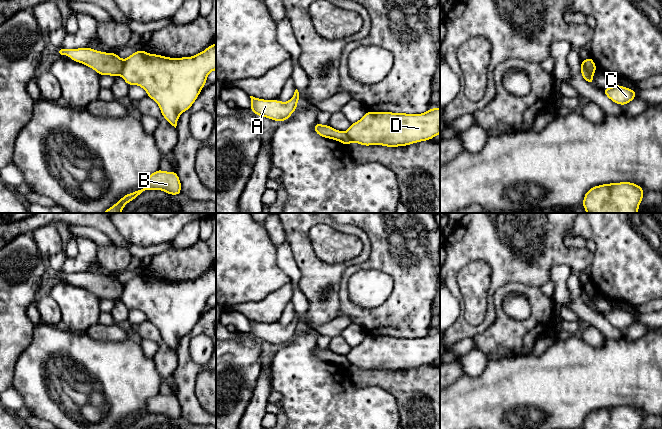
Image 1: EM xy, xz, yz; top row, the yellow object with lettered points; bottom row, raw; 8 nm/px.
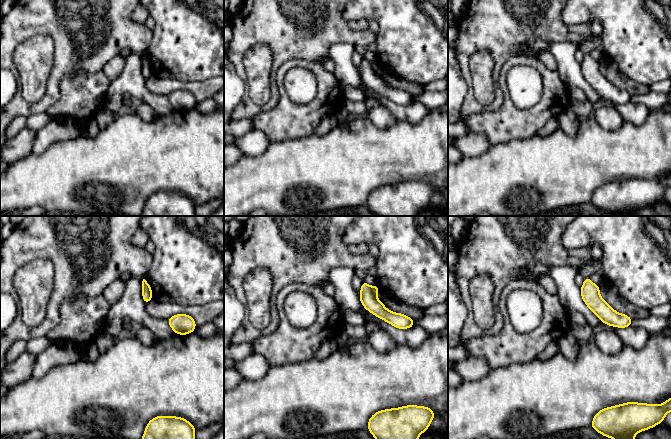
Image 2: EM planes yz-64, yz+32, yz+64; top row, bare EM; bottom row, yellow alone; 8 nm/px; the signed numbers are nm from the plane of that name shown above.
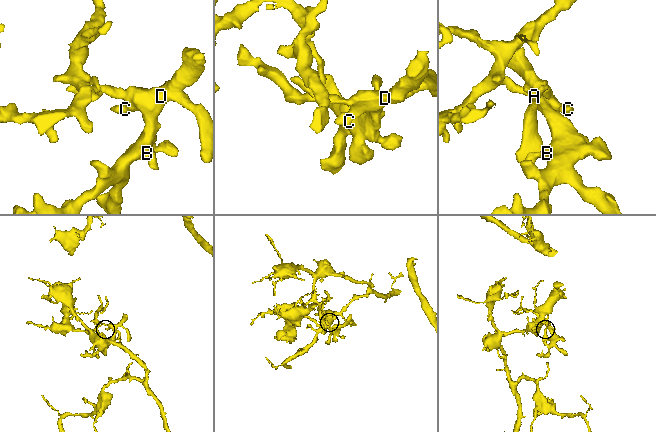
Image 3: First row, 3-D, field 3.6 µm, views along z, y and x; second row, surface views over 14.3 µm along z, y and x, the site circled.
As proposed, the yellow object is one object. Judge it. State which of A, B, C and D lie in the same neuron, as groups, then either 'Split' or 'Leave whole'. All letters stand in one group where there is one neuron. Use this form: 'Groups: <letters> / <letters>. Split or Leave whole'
Groups: A / B C D. Split

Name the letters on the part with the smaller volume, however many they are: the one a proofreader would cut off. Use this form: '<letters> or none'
B, C, D

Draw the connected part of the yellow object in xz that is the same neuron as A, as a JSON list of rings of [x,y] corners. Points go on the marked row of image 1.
[[[296,89],[293,97],[288,102],[279,100],[264,100],[250,96],[251,111],[260,117],[266,117],[274,121],[285,121],[297,109],[297,102],[300,99]]]

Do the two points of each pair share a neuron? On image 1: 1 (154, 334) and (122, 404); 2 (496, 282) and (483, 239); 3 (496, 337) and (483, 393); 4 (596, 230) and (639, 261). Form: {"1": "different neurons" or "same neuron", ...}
{"1": "different neurons", "2": "same neuron", "3": "different neurons", "4": "same neuron"}

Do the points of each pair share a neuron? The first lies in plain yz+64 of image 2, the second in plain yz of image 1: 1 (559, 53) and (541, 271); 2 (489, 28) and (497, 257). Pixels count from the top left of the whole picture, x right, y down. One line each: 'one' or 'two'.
1: two
2: one

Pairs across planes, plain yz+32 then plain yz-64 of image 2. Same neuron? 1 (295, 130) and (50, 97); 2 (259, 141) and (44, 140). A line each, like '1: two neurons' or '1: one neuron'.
1: two neurons
2: one neuron

